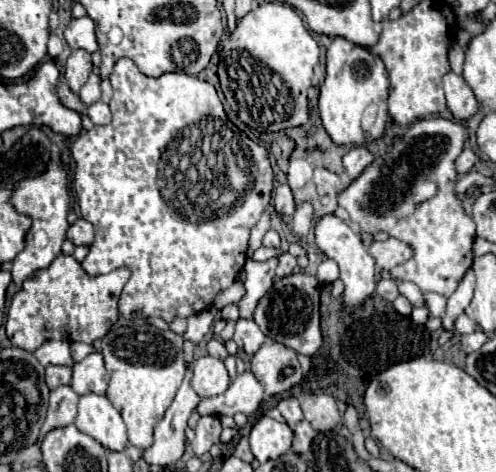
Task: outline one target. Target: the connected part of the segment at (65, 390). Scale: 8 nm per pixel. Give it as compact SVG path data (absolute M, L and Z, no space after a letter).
M58 386L50 394L50 406L48 406L48 416L44 422L42 436L48 430L72 424L76 418L76 406L78 406L78 394L70 386Z

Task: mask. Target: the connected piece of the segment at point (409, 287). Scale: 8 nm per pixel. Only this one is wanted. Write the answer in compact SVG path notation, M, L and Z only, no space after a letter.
M400 280L400 282L398 282L398 290L400 290L400 294L404 294L404 296L410 300L410 304L414 304L414 306L422 306L422 304L424 304L422 292L420 292L420 288L418 288L414 282Z

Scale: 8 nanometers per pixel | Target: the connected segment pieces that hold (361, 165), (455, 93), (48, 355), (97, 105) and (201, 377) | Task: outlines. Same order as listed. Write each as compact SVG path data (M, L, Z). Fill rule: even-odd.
M354 146L344 156L344 168L346 168L350 178L356 178L372 160L374 160L374 156L366 146Z
M452 70L444 74L442 84L444 84L444 92L446 92L448 110L454 114L454 118L468 120L478 108L478 100L474 96L472 88L466 84L466 80L460 74L454 74Z
M58 340L44 342L44 346L40 346L40 350L36 350L34 354L36 354L36 358L38 358L38 362L42 366L48 366L48 364L74 366L74 360L72 360L70 344L68 342L58 342Z
M94 102L94 104L90 104L88 110L86 110L86 114L90 116L90 120L92 120L96 126L108 124L108 122L112 120L110 108L108 108L108 104L104 104L104 102Z
M202 356L192 364L192 370L192 388L200 398L222 394L230 384L228 370L220 358Z

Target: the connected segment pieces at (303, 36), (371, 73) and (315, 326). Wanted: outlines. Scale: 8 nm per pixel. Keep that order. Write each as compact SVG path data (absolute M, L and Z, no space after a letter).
M264 2L240 18L236 30L224 40L220 64L228 76L220 76L220 86L232 110L250 128L286 130L308 120L306 92L318 60L320 46L306 30L302 16L288 4Z
M334 36L328 46L328 72L320 86L320 116L326 132L336 144L366 144L382 136L388 122L388 70L378 54L358 46L344 36Z
M306 272L284 276L280 280L274 280L274 286L268 290L268 294L260 298L254 310L254 322L268 338L286 344L288 348L300 354L312 356L322 346L318 300L320 300L320 282L314 276Z

